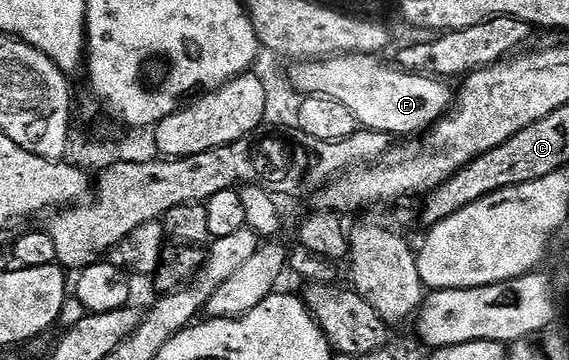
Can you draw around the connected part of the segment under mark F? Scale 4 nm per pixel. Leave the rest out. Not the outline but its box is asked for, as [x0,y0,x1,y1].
[290,54,452,136]

